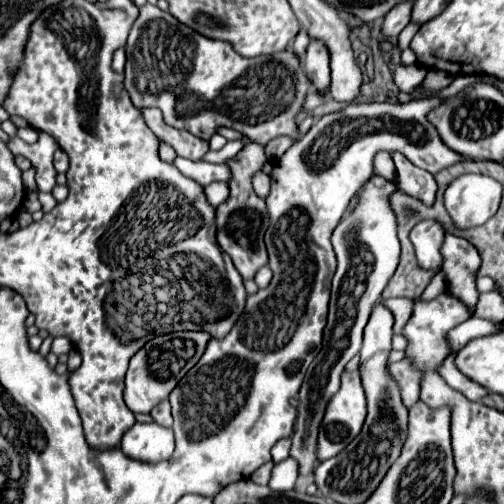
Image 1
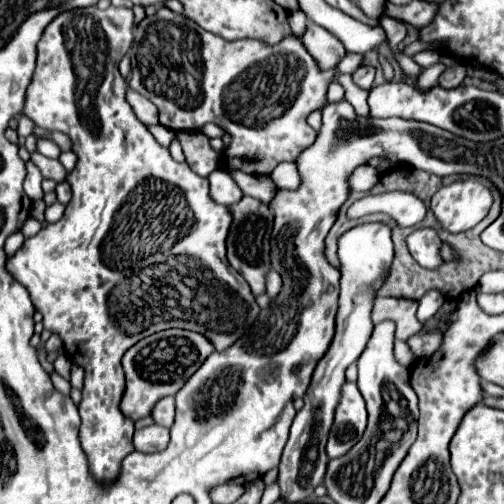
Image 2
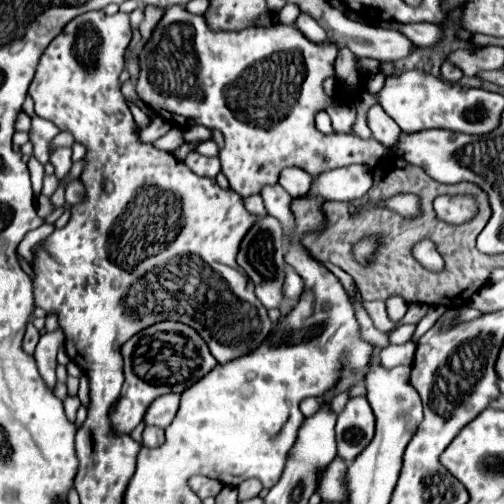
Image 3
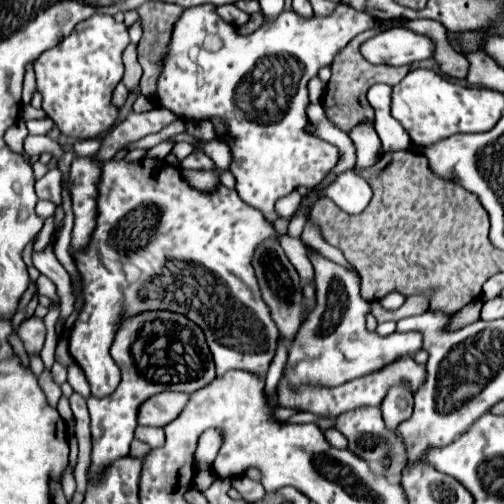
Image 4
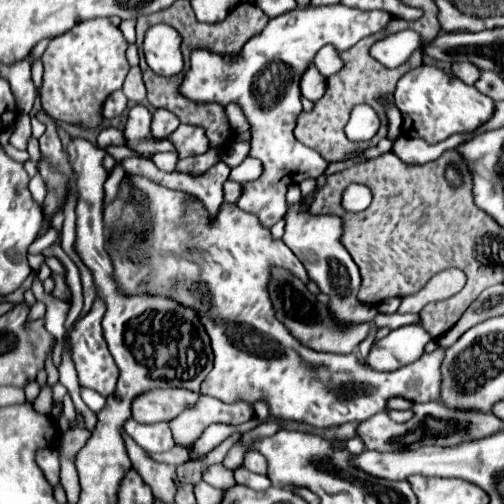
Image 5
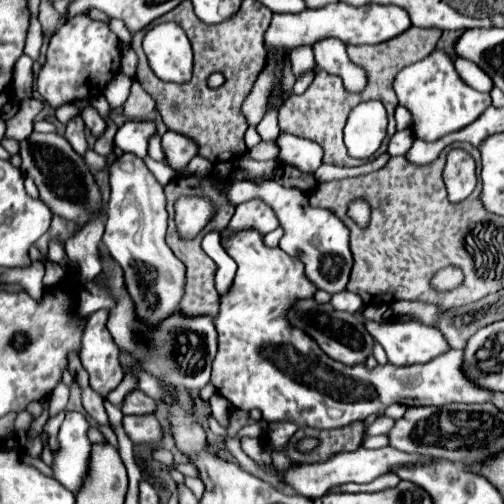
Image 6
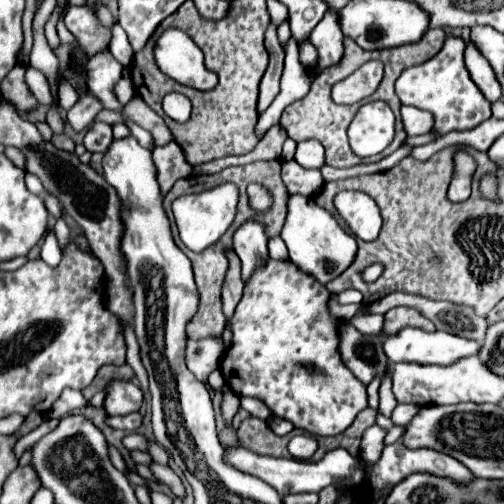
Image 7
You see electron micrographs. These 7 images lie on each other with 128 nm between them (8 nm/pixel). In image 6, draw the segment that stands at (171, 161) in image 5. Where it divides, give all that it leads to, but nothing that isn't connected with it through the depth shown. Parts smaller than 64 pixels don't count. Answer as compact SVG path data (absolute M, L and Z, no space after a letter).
M158 134L150 136L150 140L148 140L148 156L158 160L158 162L164 162L164 152L160 148L160 136Z

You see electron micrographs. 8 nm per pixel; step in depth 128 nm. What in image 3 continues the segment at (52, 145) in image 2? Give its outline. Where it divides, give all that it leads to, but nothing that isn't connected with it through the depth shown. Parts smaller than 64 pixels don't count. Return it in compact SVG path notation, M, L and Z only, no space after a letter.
M56 148L54 152L52 152L52 156L50 156L50 162L52 162L52 166L56 168L56 178L60 180L60 182L66 182L66 176L68 176L68 172L70 172L70 168L72 168L72 158L70 158L70 148Z

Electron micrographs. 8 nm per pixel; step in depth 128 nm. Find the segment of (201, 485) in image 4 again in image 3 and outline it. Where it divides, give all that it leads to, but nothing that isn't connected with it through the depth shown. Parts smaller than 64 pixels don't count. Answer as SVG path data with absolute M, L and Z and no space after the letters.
M192 476L190 478L190 486L200 498L218 496L218 492L222 490L222 482L214 480L214 478L208 478L208 476Z

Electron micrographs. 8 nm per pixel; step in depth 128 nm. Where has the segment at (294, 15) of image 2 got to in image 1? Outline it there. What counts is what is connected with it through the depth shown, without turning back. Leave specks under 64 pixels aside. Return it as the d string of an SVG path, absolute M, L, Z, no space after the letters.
M302 28L302 30L296 34L294 42L292 42L292 50L296 50L296 54L302 56L304 50L306 50L306 46L308 46L308 42L310 42L310 36L308 36L308 32Z

